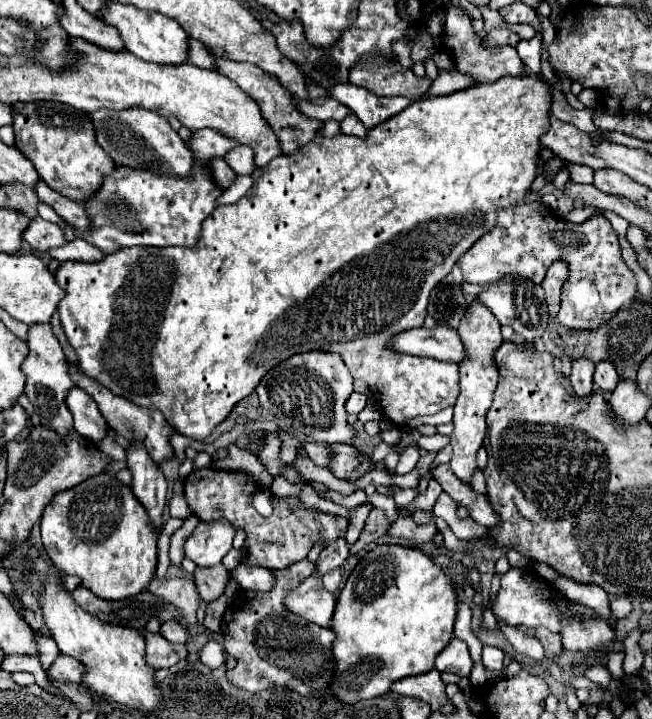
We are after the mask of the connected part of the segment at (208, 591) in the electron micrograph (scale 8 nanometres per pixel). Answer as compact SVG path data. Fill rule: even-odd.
M221 563L207 569L201 569L201 567L195 569L195 585L205 603L219 599L227 583L229 583L229 571Z

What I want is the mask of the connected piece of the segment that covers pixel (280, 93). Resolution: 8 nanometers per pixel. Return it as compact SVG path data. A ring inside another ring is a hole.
M215 57L215 61L217 61L219 73L223 73L225 77L237 81L237 85L257 101L265 121L273 127L273 131L275 131L275 135L279 139L283 153L291 155L291 153L299 151L299 147L307 145L323 129L323 123L319 123L317 119L309 119L307 115L303 115L297 109L295 99L291 97L291 93L287 89L283 89L281 83L275 77L259 71L259 67L255 67L251 63L237 63L237 61L227 61L227 59L219 59L219 57Z

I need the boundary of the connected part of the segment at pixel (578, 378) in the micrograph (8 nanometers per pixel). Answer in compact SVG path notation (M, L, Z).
M577 359L573 361L573 371L571 371L571 385L577 397L589 397L593 393L593 363L587 363L587 359Z

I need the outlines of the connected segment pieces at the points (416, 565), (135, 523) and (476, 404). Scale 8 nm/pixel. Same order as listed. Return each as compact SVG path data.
M381 545L371 549L367 555L363 555L363 559L357 563L357 567L351 571L345 587L341 589L341 595L337 597L337 605L335 605L335 613L331 619L331 631L337 635L333 641L333 657L335 657L335 675L331 679L329 691L333 697L359 697L359 699L373 699L379 695L389 693L393 681L407 677L407 675L421 675L423 671L431 671L435 657L439 651L443 651L443 647L449 643L449 639L453 637L453 623L455 623L455 613L457 613L457 587L453 583L453 579L449 577L449 573L445 573L441 567L433 565L433 561L421 551L421 549L407 549L407 547L399 547L399 545Z
M101 473L79 483L79 487L55 495L55 499L43 511L41 539L51 563L65 575L77 575L81 579L81 585L101 599L129 599L139 591L145 591L155 575L157 535L147 523L147 511L143 511L143 505L137 503L137 499L131 495L131 489L115 479L115 475Z
M475 299L459 325L459 337L463 339L463 345L467 347L467 353L471 355L471 359L467 359L467 363L459 363L459 373L461 373L461 395L453 407L455 415L453 415L453 423L455 429L451 433L451 447L453 447L453 459L451 459L451 469L453 473L463 479L465 483L469 483L469 477L473 473L473 469L477 467L475 463L475 453L477 449L483 445L483 437L485 437L485 413L491 407L493 401L493 391L497 387L499 381L499 369L495 363L495 351L501 347L503 337L499 333L499 321L495 319L495 315L479 301Z

